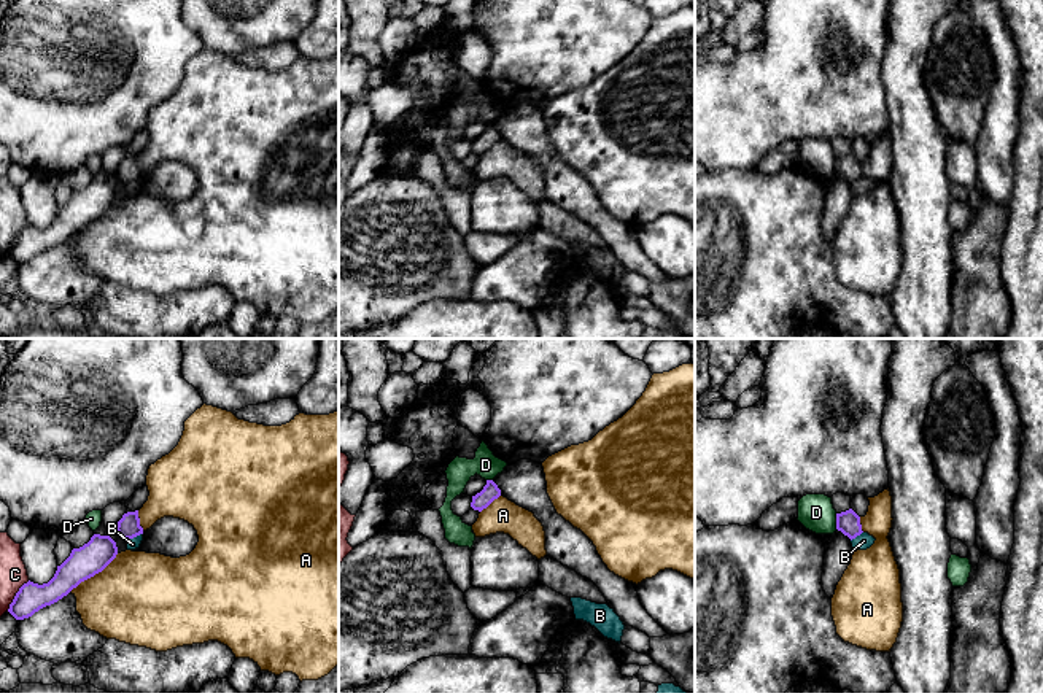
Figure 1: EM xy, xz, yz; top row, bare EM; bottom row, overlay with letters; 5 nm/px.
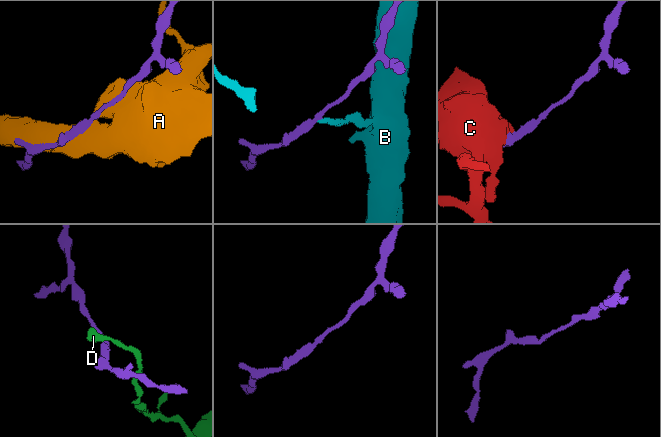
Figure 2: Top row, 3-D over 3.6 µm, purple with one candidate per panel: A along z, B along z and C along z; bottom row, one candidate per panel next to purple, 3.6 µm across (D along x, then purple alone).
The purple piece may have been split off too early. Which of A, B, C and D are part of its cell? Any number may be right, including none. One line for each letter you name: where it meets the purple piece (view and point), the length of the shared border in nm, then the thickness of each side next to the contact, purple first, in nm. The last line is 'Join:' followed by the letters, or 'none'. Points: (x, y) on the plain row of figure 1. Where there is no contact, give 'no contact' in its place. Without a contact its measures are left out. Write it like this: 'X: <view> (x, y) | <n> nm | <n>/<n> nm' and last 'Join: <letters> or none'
Join: none

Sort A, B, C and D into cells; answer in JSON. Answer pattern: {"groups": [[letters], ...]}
{"groups": [["A"], ["B"], ["C"], ["D"]]}

